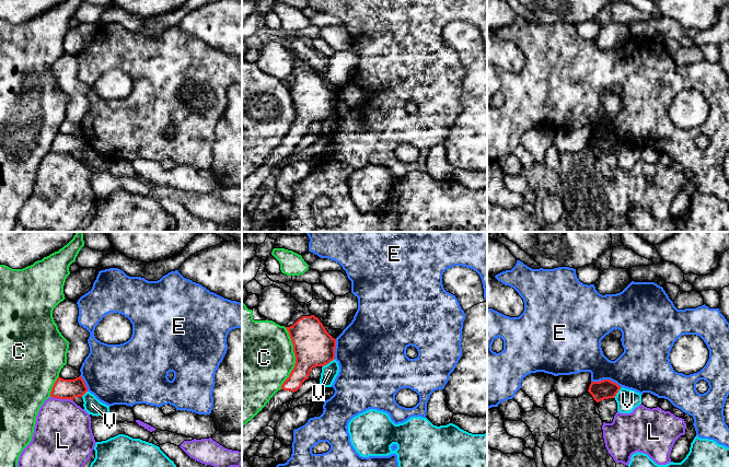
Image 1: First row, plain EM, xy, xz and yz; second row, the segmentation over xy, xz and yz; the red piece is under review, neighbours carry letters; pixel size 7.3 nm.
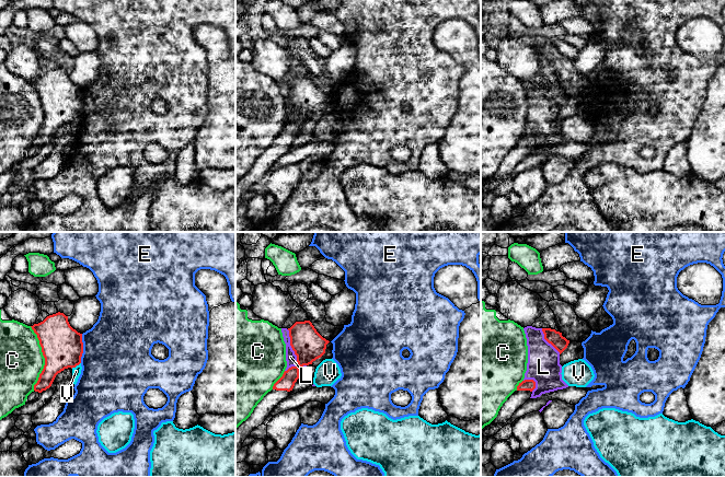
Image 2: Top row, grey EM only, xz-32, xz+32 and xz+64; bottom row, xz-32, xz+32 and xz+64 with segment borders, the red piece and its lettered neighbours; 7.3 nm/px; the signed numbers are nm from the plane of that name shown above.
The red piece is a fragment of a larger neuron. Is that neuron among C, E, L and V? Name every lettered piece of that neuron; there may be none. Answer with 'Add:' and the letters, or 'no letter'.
Add: no letter

